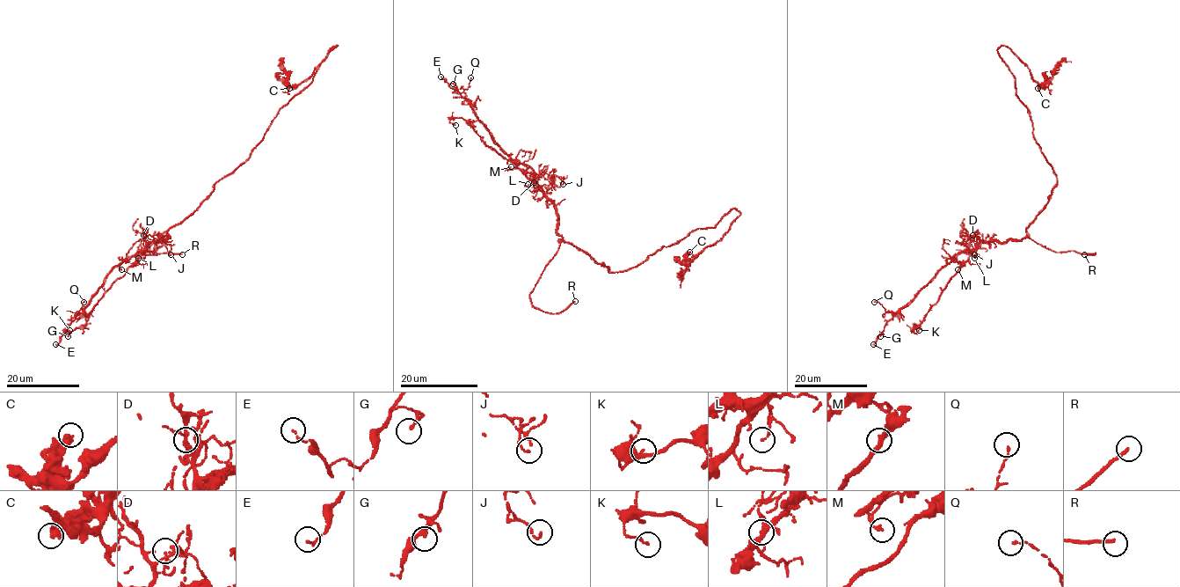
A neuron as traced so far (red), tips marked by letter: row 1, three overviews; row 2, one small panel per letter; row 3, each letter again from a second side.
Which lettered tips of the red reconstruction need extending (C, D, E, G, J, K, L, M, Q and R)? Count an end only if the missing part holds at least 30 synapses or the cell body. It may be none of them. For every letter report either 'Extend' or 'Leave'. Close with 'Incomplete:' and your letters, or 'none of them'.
C: Leave
D: Leave
E: Leave
G: Leave
J: Leave
K: Leave
L: Leave
M: Leave
Q: Leave
R: Extend
Incomplete: R

